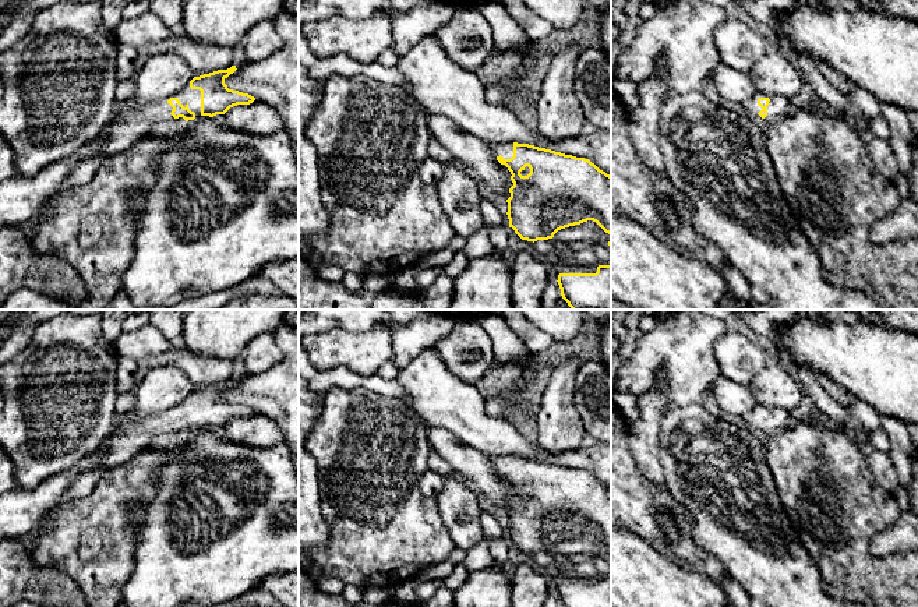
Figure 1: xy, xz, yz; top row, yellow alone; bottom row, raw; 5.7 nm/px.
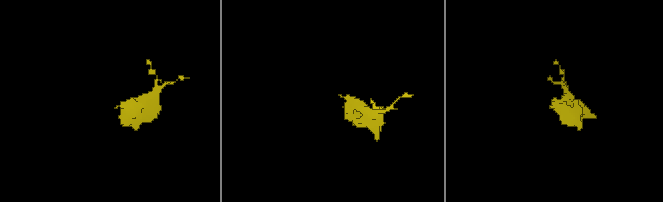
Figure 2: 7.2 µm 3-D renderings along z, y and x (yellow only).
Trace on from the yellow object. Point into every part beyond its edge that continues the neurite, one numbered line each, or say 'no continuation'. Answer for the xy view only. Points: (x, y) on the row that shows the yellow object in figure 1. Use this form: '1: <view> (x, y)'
1: xy (123, 133)

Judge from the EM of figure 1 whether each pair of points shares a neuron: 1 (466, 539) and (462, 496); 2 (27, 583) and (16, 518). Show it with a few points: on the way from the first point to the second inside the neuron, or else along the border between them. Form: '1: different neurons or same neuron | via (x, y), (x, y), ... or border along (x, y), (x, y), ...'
1: same neuron | via (458, 528), (452, 522), (452, 516), (458, 507)
2: different neurons | border along (14, 537), (18, 539)

